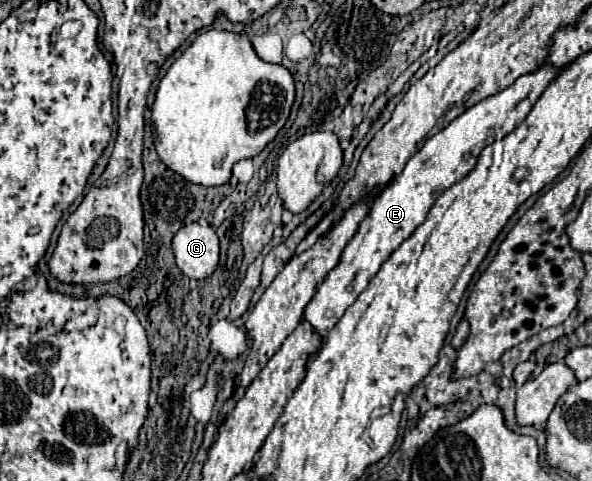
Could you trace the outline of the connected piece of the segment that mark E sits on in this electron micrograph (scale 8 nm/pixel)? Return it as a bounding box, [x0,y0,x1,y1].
[303,65,559,343]

